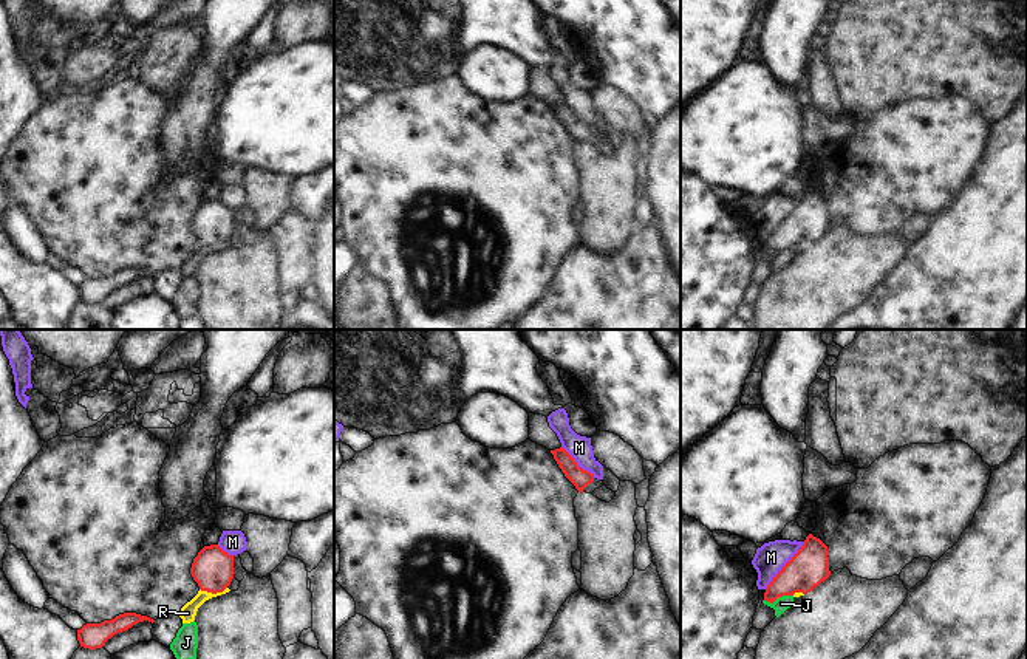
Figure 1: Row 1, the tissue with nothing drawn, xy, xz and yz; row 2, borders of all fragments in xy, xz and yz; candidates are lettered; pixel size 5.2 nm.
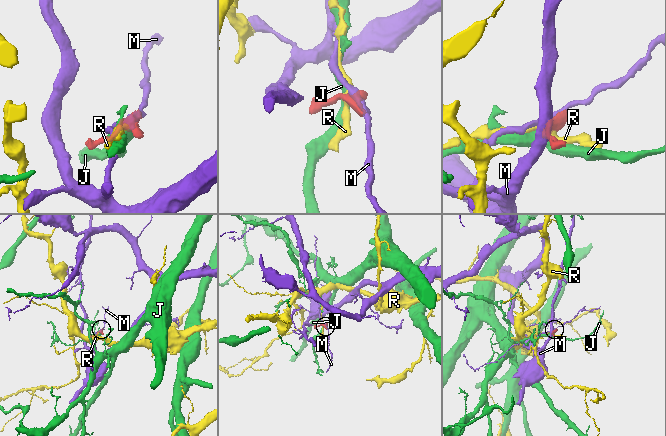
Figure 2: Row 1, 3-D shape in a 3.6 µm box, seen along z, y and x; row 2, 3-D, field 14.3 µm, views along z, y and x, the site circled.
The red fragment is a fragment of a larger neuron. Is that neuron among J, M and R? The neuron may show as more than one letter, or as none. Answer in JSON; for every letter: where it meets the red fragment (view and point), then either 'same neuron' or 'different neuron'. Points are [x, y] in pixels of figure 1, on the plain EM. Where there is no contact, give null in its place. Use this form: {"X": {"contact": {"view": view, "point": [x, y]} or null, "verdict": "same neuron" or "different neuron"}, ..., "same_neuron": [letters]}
{"J": {"contact": {"view": "yz", "point": [778, 249]}, "verdict": "different neuron"}, "M": {"contact": {"view": "yz", "point": [784, 218]}, "verdict": "different neuron"}, "R": {"contact": {"view": "xy", "point": [212, 246]}, "verdict": "different neuron"}, "same_neuron": []}

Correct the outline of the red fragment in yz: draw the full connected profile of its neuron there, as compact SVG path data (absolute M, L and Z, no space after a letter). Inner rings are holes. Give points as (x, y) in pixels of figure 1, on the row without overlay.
M812 187L798 206L778 224L766 243L759 243L759 257L753 269L753 282L764 283L776 269L763 255L773 257L778 251L807 248L831 229L827 200Z

